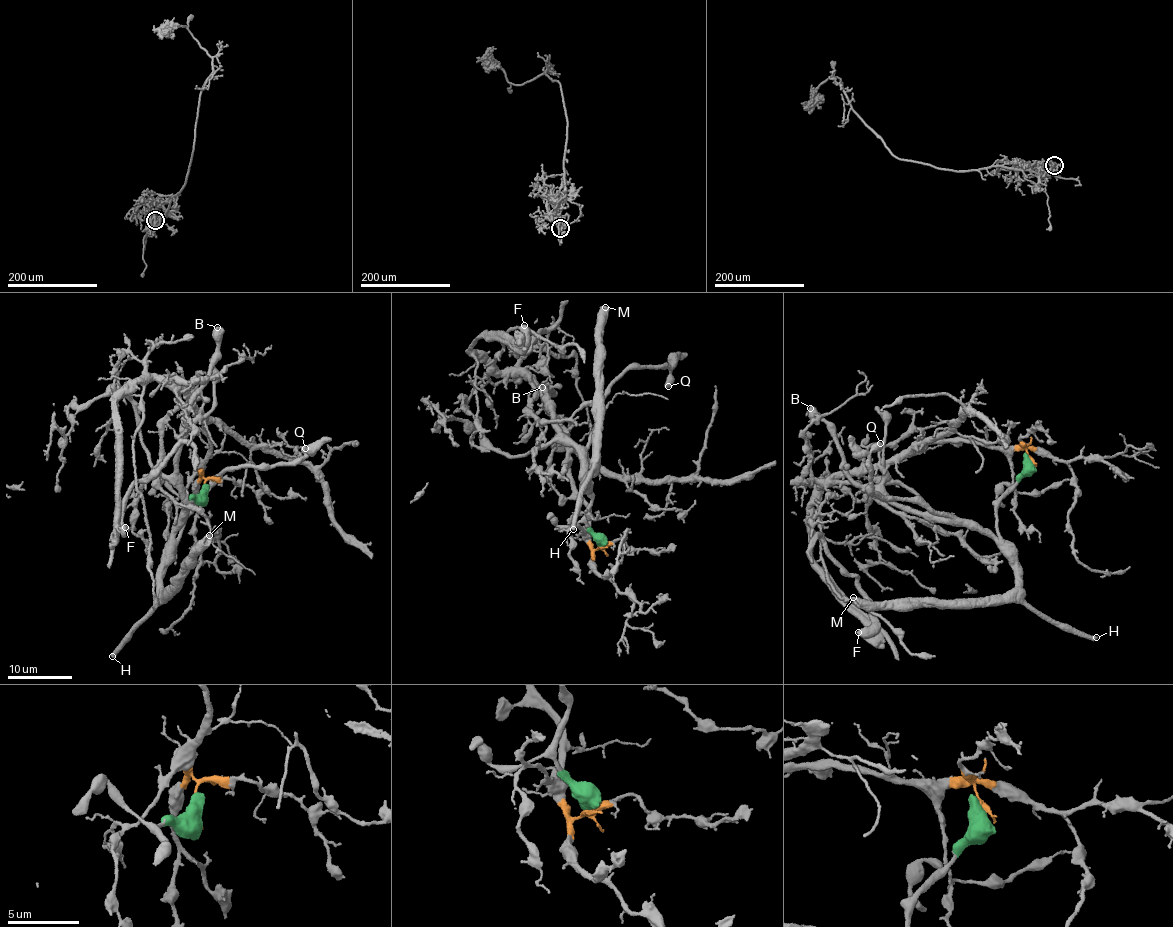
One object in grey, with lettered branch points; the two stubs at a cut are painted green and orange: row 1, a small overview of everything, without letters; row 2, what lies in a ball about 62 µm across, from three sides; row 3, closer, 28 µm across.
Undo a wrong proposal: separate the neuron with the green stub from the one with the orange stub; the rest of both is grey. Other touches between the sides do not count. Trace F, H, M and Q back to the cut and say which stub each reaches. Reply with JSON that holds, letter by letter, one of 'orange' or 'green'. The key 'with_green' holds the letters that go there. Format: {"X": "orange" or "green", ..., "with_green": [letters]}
{"F": "orange", "H": "green", "M": "green", "Q": "green", "with_green": ["H", "M", "Q"]}

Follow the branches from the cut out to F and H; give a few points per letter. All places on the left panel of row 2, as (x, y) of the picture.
F: (205, 490), (201, 470), (212, 448), (206, 414), (179, 389), (138, 382), (115, 401), (116, 524), (126, 527)
H: (205, 491), (187, 500), (191, 508), (173, 548), (172, 558), (164, 566), (158, 599), (112, 656)

